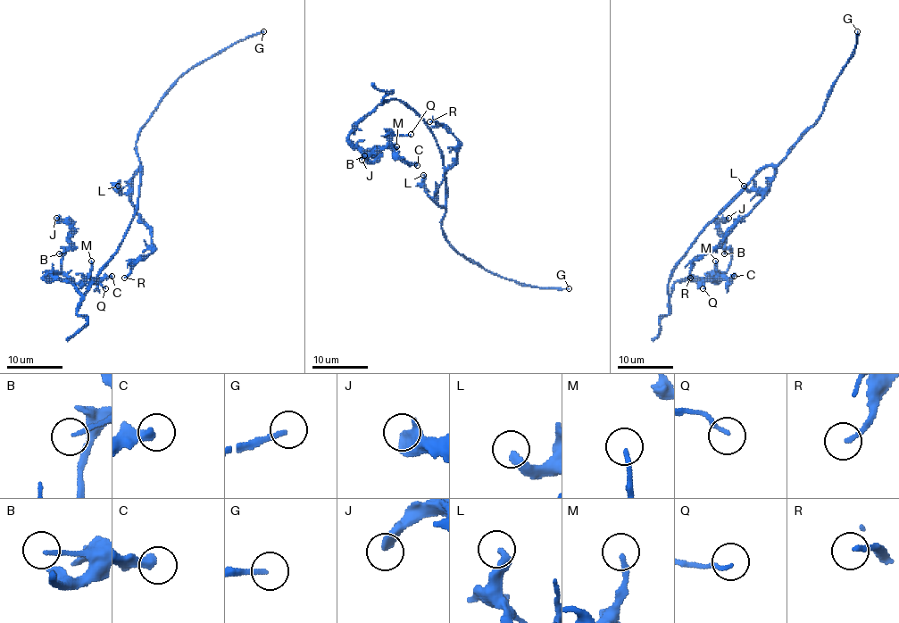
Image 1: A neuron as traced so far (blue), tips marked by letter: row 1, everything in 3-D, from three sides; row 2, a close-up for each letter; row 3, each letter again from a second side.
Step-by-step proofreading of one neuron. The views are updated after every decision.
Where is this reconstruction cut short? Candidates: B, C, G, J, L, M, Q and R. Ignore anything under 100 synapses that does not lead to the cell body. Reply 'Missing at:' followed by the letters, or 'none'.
Missing at: G

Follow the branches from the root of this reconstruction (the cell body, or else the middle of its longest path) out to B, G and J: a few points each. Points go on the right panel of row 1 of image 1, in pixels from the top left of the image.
B: (728, 202), (672, 271), (668, 293), (677, 281), (703, 280), (724, 273), (731, 261), (731, 251), (724, 253)
G: (728, 202), (759, 171), (775, 166), (816, 121), (831, 86), (854, 51), (857, 31)
J: (728, 202), (672, 271), (670, 294), (677, 281), (727, 270), (731, 251), (719, 223), (728, 218)

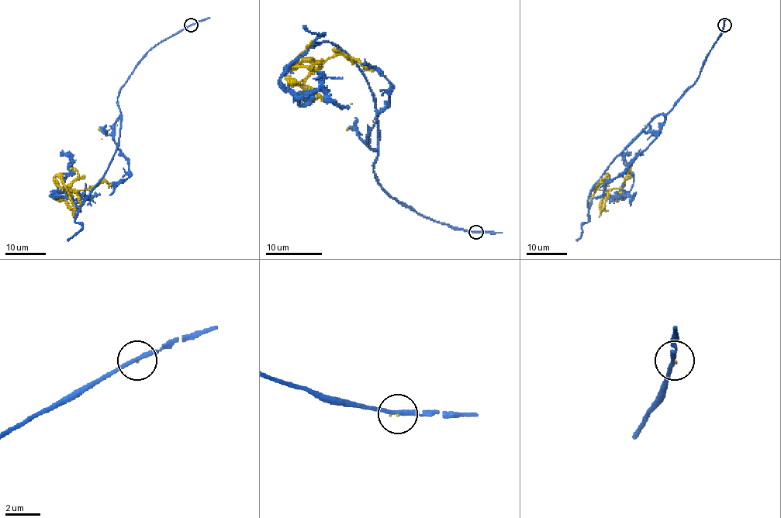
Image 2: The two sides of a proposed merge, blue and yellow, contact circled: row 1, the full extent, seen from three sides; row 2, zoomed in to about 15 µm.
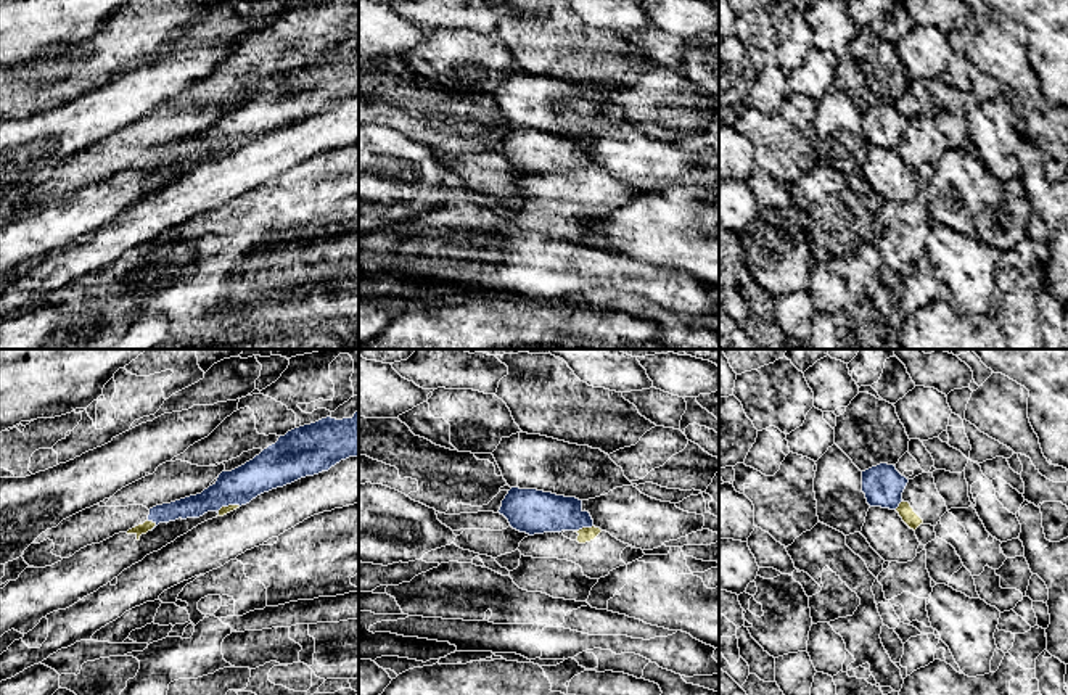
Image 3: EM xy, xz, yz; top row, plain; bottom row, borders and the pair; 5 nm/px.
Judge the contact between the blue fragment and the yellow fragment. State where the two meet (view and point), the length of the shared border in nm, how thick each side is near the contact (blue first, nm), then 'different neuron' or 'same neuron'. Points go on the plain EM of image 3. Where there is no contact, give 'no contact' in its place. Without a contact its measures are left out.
xz (583, 166) | 100 nm | 220/80 nm | different neuron

